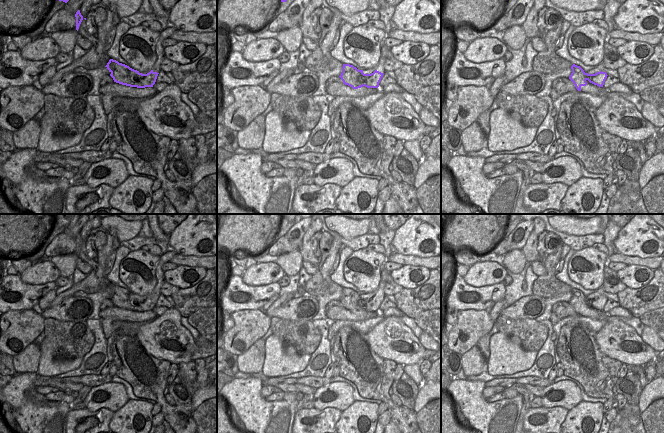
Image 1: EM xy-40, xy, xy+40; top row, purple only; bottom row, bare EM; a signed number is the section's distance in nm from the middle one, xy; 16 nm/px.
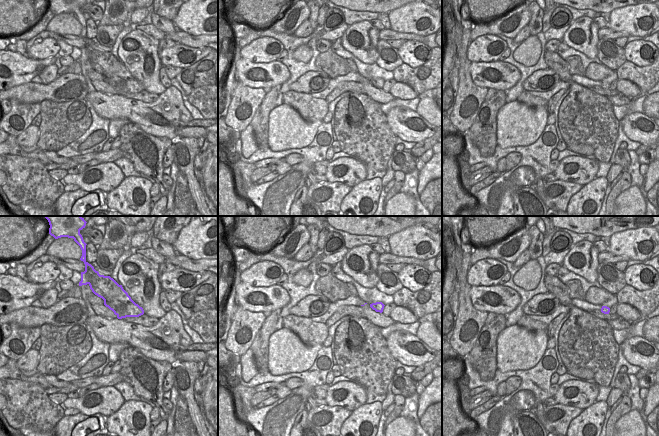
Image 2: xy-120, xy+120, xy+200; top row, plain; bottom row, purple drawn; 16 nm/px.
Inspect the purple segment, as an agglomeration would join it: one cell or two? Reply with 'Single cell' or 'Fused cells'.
Fused cells

